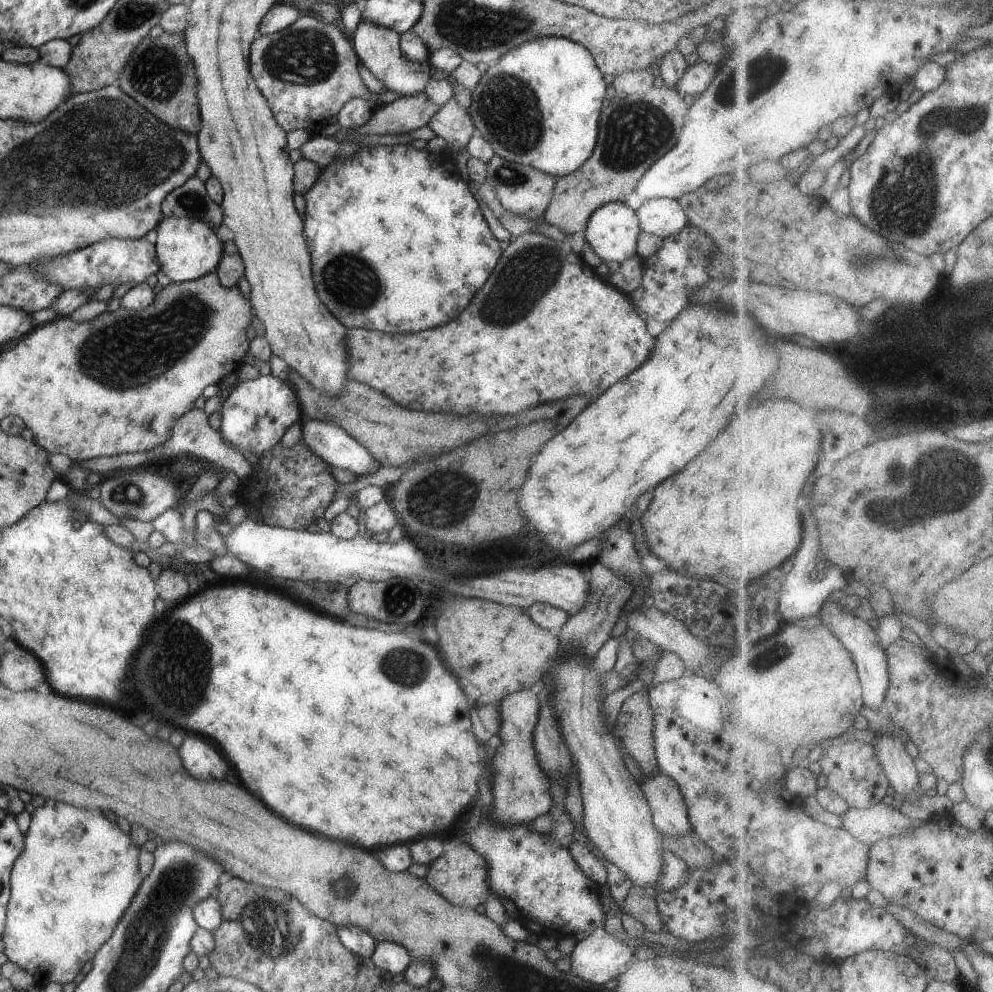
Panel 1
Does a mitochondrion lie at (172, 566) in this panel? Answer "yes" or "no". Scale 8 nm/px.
no

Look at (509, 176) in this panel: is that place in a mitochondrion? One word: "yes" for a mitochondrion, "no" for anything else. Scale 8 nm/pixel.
yes

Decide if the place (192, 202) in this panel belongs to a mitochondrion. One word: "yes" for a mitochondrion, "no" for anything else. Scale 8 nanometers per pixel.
yes

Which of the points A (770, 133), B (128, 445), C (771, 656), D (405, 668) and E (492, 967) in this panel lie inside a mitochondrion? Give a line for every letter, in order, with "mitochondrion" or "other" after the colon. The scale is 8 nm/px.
A: other
B: other
C: mitochondrion
D: mitochondrion
E: mitochondrion

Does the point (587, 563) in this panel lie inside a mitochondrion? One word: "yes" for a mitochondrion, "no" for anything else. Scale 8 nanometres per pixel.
no

